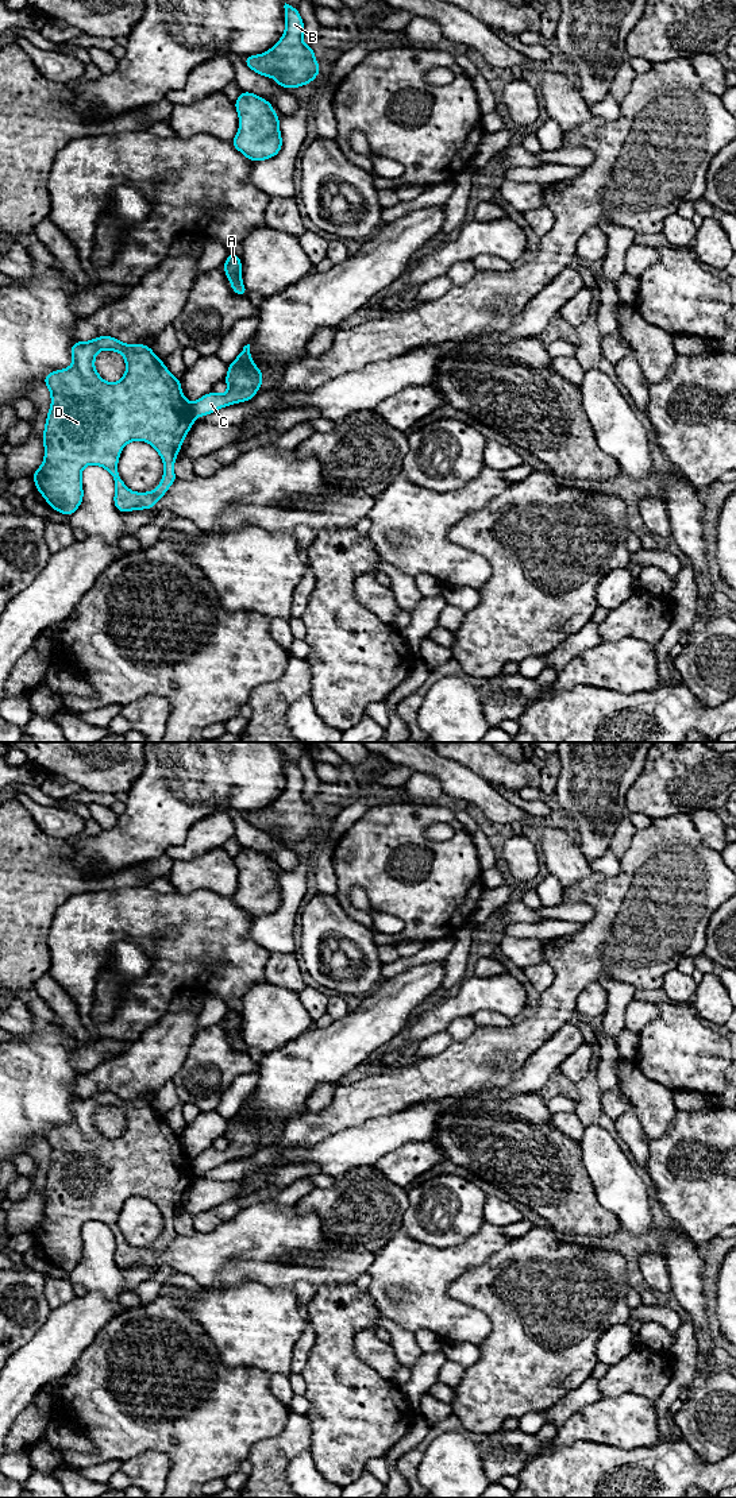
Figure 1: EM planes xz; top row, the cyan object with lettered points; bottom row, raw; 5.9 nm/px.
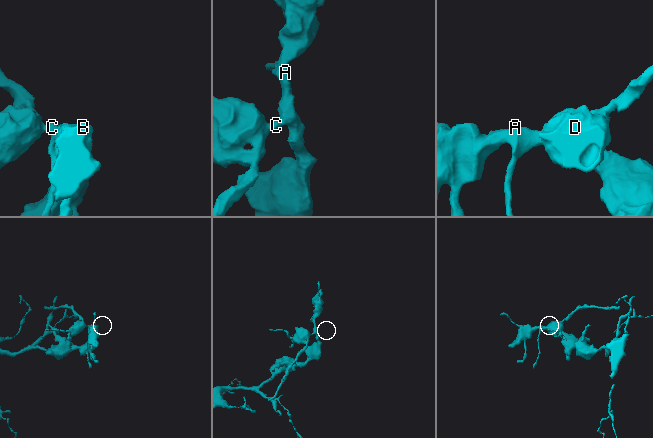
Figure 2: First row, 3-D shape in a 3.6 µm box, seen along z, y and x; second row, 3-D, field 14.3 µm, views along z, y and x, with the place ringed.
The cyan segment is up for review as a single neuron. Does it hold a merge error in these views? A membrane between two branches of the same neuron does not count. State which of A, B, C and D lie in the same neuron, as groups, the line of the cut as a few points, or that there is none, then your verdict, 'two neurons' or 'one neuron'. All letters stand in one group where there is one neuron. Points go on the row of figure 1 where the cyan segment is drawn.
A B C / D; cut in xz along (188, 404), (195, 416); two neurons

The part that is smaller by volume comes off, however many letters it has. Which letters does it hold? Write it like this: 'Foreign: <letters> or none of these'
Foreign: D

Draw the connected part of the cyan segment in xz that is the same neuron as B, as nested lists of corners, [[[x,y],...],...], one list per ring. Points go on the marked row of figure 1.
[[[285,3],[285,32],[266,53],[244,57],[244,63],[263,77],[273,77],[282,88],[311,84],[321,72],[315,49],[303,40],[304,22],[297,8]]]

